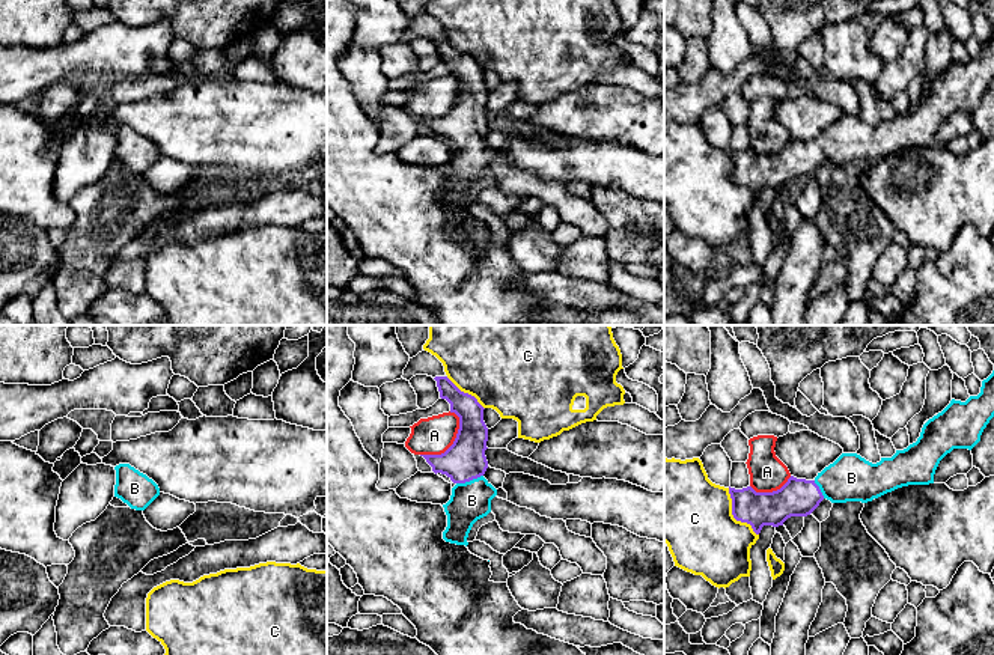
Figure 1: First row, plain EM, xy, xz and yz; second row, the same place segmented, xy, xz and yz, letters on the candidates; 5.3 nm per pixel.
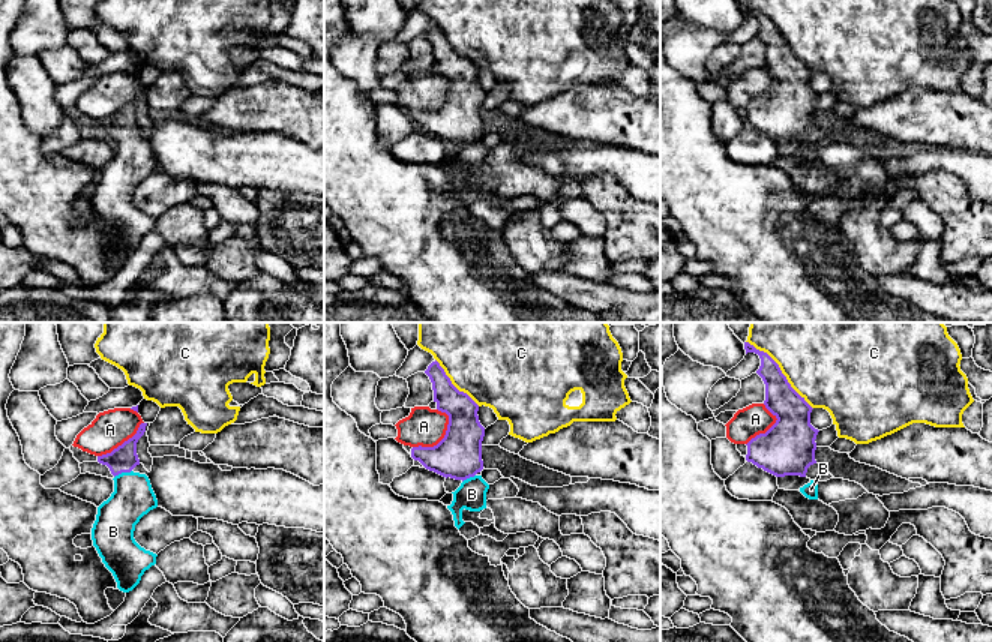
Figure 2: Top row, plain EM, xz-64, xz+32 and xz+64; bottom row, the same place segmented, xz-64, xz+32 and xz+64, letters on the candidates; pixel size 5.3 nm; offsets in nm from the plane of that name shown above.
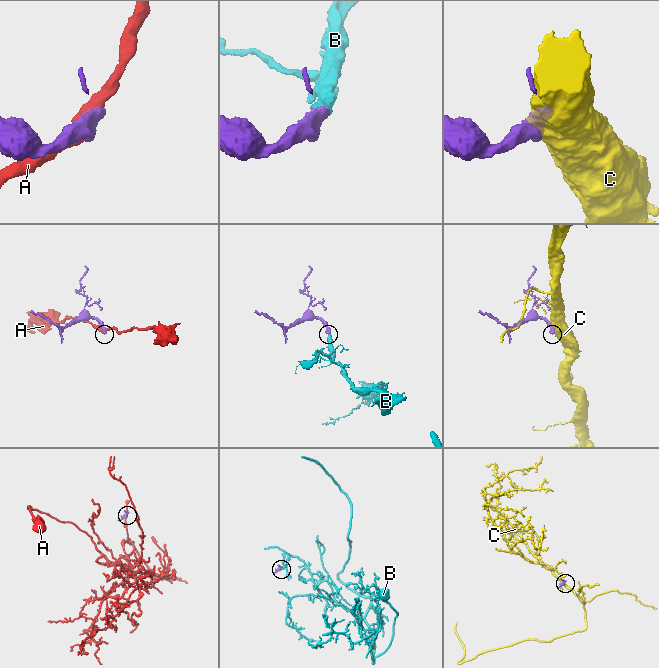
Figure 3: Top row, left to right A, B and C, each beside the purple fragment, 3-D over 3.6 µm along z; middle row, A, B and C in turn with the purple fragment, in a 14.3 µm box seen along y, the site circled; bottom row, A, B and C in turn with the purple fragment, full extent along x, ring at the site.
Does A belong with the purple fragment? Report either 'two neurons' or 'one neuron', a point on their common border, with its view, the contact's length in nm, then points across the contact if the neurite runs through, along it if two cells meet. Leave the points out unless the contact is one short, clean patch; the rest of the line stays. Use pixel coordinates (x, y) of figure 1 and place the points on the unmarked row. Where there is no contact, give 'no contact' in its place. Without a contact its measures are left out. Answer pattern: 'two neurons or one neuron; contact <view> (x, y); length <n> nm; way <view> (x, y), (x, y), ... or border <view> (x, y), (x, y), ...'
two neurons; contact xz (454, 106); length 300 nm

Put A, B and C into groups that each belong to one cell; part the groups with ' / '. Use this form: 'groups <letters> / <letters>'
groups A / B / C

